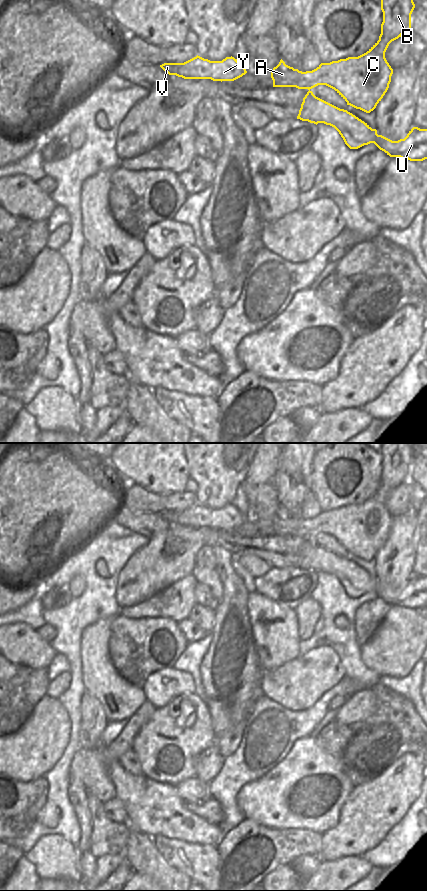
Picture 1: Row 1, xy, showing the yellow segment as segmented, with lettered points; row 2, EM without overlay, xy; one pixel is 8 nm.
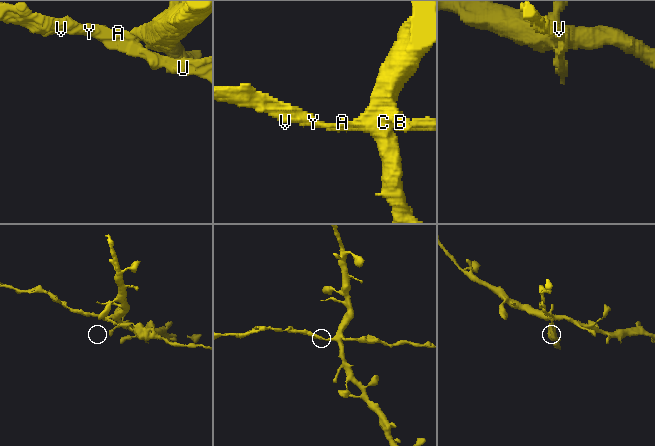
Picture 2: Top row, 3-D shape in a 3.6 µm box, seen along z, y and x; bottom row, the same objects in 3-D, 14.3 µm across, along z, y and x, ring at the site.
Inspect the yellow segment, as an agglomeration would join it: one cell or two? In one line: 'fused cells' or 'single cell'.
fused cells

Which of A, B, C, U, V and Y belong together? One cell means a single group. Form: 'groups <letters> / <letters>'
groups A U V Y / B C

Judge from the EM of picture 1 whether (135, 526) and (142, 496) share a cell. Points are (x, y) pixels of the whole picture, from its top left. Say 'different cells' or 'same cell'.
different cells

